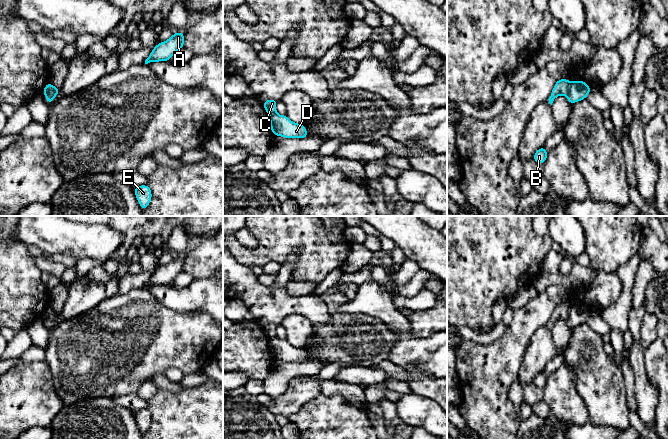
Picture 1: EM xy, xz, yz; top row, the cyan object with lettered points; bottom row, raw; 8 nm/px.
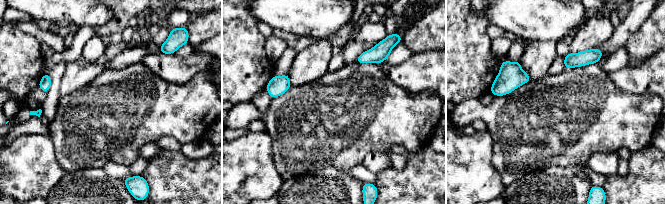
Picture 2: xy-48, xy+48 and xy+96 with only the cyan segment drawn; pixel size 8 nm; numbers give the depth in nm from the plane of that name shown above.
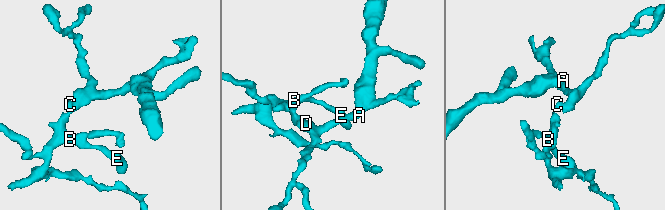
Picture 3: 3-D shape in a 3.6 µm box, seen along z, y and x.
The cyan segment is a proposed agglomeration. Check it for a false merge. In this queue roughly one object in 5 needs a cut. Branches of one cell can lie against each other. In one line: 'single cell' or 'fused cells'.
fused cells

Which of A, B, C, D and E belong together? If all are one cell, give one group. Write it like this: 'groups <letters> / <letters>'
groups A D / B C E

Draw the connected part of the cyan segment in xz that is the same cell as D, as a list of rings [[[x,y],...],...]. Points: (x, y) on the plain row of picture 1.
[[[271,338],[270,352],[275,360],[303,363],[308,361],[306,351],[292,346],[286,339]]]

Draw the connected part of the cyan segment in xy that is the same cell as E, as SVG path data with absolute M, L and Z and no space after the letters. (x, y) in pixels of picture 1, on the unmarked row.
M141 409L134 411L134 416L141 431L141 434L146 433L152 423L151 412L149 411L149 409Z

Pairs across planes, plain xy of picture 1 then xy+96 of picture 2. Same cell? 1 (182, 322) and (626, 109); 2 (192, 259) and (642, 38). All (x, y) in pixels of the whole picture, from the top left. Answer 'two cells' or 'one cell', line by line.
1: one cell
2: one cell

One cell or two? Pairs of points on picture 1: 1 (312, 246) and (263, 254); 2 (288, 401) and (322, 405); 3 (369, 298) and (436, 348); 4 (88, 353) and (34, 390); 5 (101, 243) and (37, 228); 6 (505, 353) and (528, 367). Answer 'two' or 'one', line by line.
1: one
2: two
3: one
4: two
5: one
6: two

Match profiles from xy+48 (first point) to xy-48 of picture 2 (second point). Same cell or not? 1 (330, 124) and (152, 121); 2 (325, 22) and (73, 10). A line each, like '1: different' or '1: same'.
1: same
2: same

